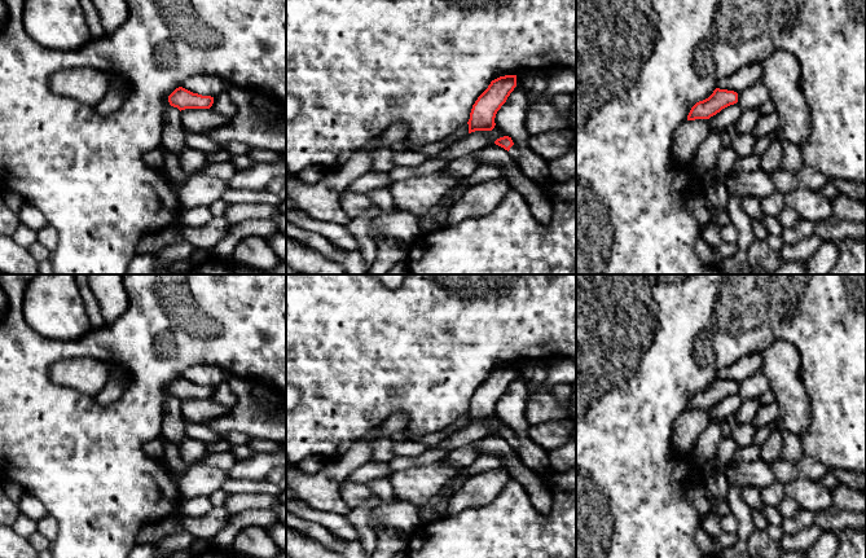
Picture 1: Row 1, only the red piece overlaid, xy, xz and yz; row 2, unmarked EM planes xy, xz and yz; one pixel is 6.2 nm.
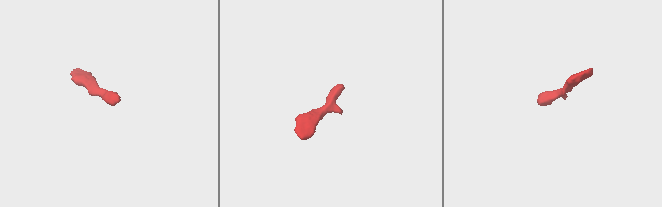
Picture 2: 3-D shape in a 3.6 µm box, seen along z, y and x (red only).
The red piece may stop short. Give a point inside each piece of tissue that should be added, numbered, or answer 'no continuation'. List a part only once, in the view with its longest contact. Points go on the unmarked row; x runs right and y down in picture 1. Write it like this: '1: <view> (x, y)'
1: xz (513, 442)

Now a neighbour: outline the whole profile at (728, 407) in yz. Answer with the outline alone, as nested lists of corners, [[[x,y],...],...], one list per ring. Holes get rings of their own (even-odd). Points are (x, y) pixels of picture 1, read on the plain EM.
[[[738,392],[722,399],[720,403],[708,409],[711,422],[726,422],[729,417],[737,413],[742,401],[743,399]]]

